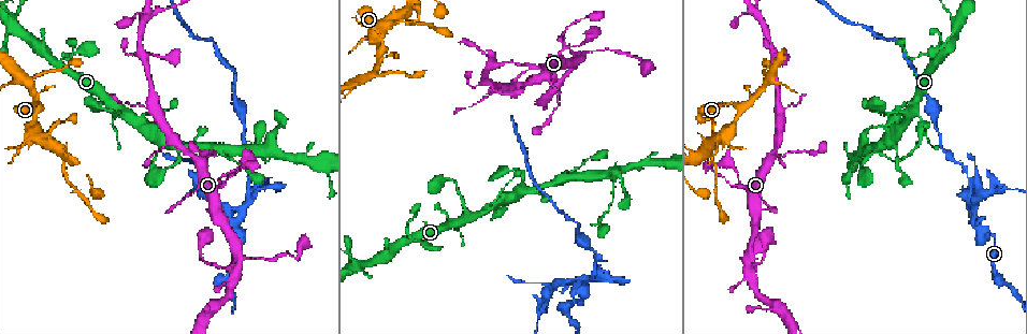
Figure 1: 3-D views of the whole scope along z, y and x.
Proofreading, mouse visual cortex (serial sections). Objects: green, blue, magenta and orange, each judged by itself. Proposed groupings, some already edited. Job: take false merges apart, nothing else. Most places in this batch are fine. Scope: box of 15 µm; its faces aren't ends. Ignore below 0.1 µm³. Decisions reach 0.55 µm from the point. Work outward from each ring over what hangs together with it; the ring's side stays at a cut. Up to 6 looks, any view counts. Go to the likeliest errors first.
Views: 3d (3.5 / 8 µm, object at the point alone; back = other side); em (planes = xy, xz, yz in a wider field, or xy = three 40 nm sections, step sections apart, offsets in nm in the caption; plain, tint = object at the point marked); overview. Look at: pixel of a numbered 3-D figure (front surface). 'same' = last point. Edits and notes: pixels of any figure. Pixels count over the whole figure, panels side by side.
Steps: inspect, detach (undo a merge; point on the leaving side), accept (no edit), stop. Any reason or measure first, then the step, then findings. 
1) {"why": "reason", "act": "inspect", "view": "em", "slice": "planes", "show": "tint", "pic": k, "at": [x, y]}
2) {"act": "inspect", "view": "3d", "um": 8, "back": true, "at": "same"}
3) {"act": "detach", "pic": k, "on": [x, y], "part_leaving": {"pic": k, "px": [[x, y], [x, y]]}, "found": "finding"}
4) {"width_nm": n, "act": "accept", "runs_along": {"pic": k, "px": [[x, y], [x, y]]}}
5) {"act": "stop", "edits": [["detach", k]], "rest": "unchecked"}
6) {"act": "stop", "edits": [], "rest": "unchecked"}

{"why": "thick turns thin", "act": "inspect", "view": "3d", "um": 3.5, "pic": 1, "at": [235, 226]}

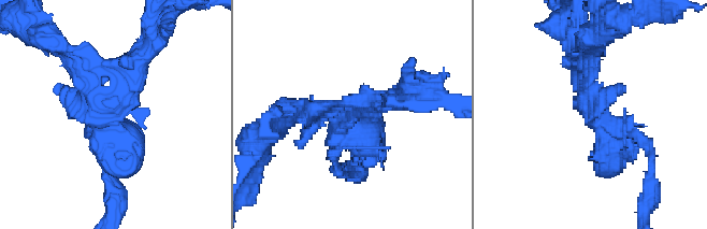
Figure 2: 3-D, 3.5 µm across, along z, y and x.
{"why": "shape alone is not enough", "act": "inspect", "view": "em", "slice": "planes", "show": "tint", "pic": 2, "at": [107, 113]}

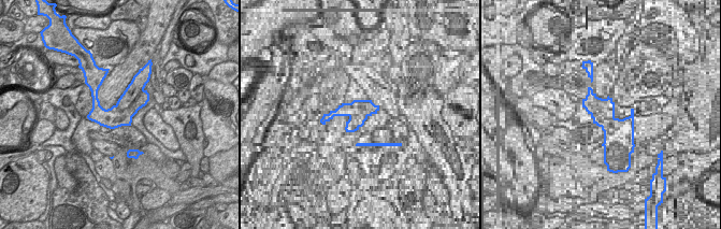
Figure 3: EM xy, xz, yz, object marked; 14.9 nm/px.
{"act": "detach", "pic": 2, "on": [381, 146], "found": "two cells meet here"}

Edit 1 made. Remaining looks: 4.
{"why": "calibre changes", "act": "inspect", "view": "3d", "um": 3.5, "pic": 1, "at": [591, 52]}

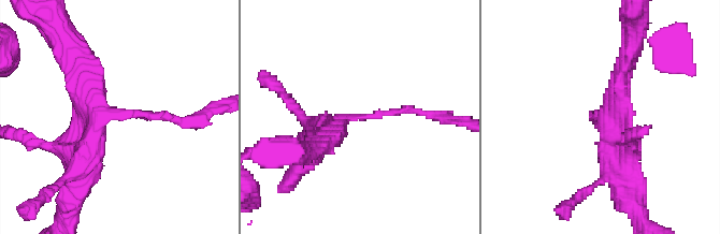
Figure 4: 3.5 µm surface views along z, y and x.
{"arms": 3, "arm_widths_nm": [100, 300, 300], "act": "inspect", "view": "em", "slice": "xy", "step": 3, "show": "tint", "pic": 4, "at": [129, 110]}

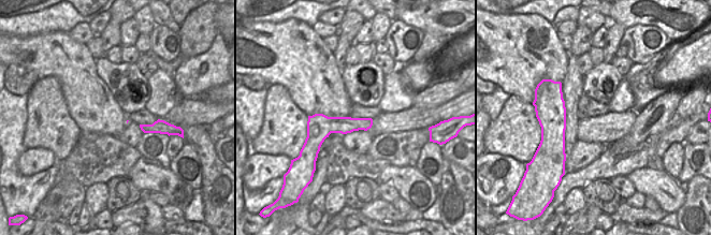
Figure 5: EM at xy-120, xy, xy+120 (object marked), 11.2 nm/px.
{"width_nm": 190, "act": "accept", "runs_along": {"pic": 4, "px": [[84, 82], [101, 115], [197, 121]]}, "found": "continuous, no second cell"}

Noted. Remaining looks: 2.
{"act": "stop", "edits": [["detach", 2]], "rest": "unchecked"}

